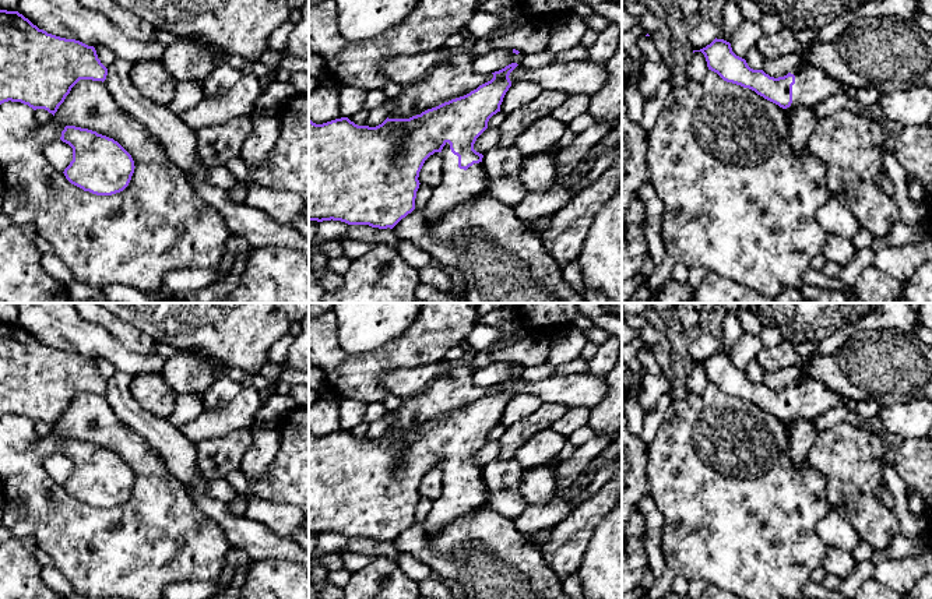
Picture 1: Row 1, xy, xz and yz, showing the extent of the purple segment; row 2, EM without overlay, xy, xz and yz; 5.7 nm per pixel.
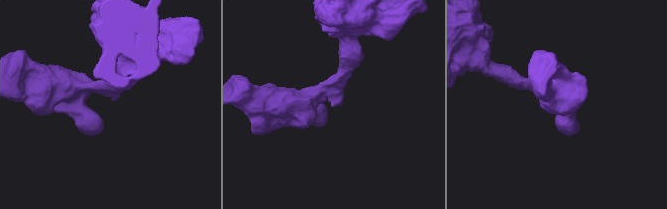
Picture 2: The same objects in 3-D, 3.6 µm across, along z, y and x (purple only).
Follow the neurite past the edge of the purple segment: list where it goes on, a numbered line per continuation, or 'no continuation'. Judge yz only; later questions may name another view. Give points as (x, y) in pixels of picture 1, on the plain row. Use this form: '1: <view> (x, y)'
1: yz (812, 398)

